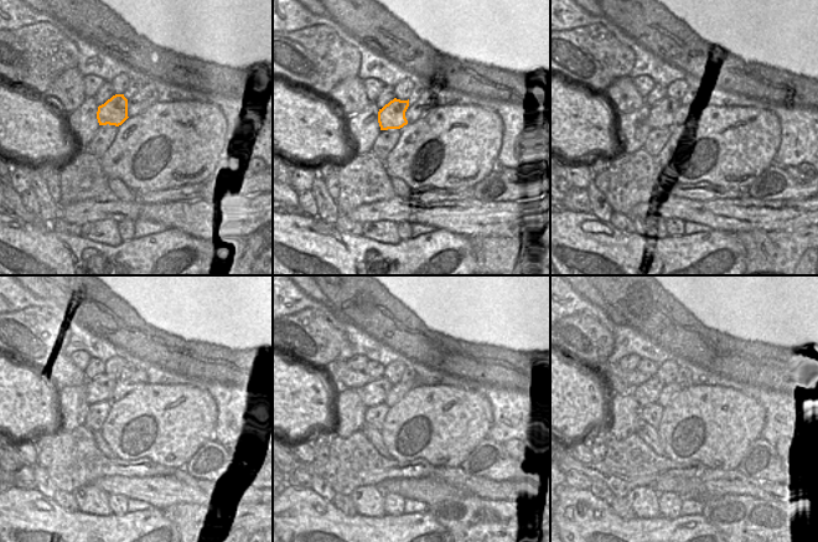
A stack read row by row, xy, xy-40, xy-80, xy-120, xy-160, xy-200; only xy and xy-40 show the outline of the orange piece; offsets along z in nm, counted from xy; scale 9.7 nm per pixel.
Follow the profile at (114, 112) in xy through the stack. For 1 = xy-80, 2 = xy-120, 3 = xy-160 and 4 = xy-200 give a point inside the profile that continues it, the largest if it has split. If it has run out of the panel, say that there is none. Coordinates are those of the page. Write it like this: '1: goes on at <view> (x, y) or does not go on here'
1: goes on at xy-80 (663, 114)
2: goes on at xy-120 (98, 390)
3: goes on at xy-160 (374, 392)
4: goes on at xy-200 (648, 392)

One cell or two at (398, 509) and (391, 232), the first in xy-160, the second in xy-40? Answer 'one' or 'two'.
two

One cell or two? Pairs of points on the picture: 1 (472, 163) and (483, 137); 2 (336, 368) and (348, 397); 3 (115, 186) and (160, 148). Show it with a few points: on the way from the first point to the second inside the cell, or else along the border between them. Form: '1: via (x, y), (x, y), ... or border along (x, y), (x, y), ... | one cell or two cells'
1: via (472, 156), (472, 148), (477, 143) | one cell
2: border along (355, 388), (337, 390) | two cells
3: border along (109, 177), (123, 180), (134, 191) | two cells

